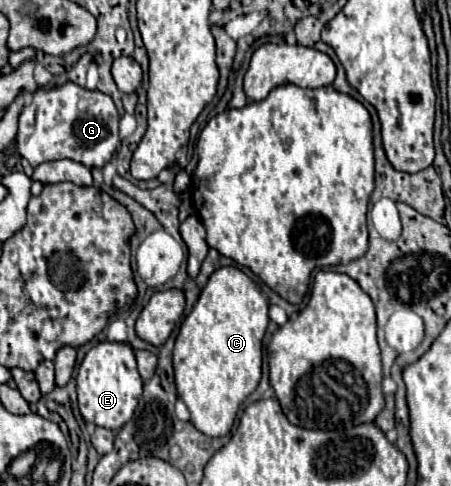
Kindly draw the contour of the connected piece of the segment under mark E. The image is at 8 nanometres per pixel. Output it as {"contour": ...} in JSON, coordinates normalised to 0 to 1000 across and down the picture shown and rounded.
{"contour":[[[220,704],[188,728],[171,765],[175,844],[188,868],[206,868],[242,885],[264,885],[290,864],[313,811],[317,782],[304,765],[295,716],[282,704]]]}

